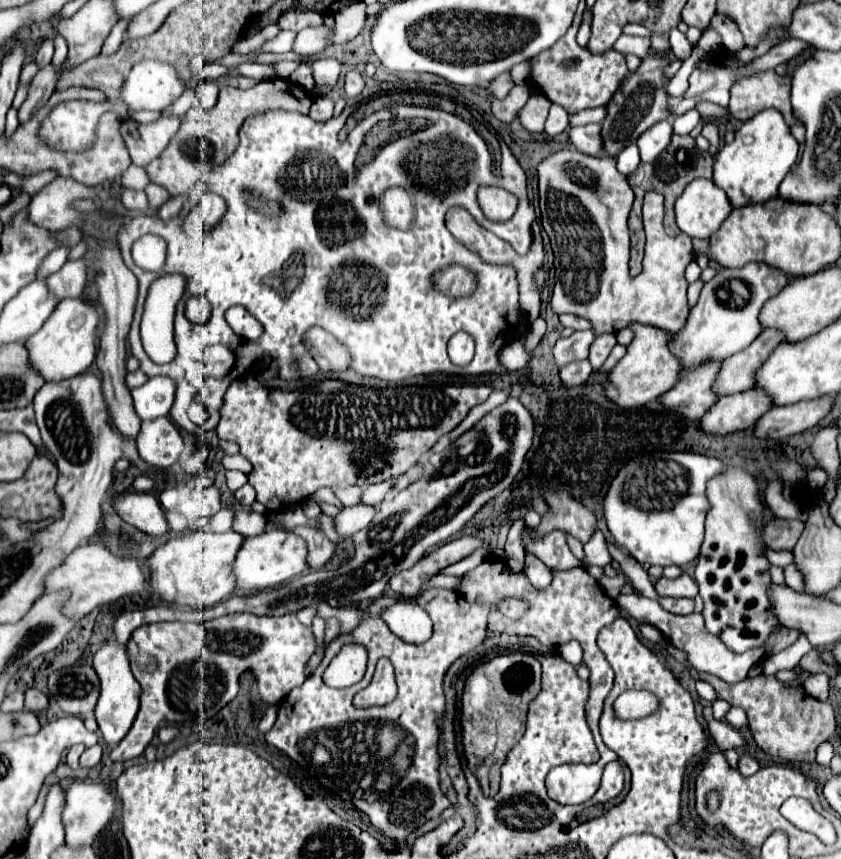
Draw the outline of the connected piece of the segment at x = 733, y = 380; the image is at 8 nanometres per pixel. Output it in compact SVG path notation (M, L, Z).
M764 329L750 347L744 351L728 357L722 361L722 369L718 373L714 391L718 395L730 395L738 391L746 391L754 387L754 373L762 367L762 363L768 359L768 355L778 347L786 335L778 329Z

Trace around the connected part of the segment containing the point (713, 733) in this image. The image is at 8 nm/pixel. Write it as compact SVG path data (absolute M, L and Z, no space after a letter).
M706 707L704 709L704 717L708 721L708 731L710 731L710 737L714 739L714 743L726 751L726 749L746 749L748 747L748 741L744 739L744 735L740 731L736 731L734 727L726 725L726 723L720 723L712 717L712 707Z

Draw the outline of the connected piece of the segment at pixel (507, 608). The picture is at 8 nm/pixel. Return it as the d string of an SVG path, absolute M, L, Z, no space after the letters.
M502 599L494 604L494 608L500 612L507 612L510 618L517 619L528 611L528 602L524 599Z

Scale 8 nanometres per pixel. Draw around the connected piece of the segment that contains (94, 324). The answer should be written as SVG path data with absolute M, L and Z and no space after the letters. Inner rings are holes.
M82 297L62 299L58 307L54 309L54 315L50 315L50 319L46 319L42 329L26 341L26 347L30 351L30 363L48 381L58 381L58 379L80 375L96 359L98 335L100 335L102 323L104 323L104 315Z

